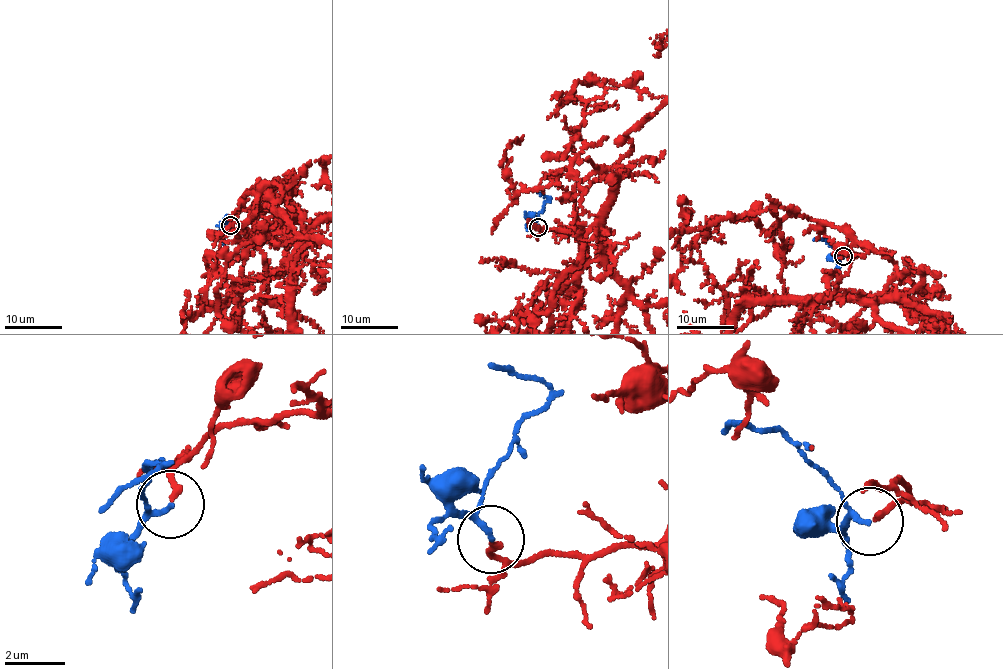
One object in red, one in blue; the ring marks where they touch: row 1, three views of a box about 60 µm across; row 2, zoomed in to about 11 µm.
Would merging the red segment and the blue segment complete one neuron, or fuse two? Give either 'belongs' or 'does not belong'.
belongs

